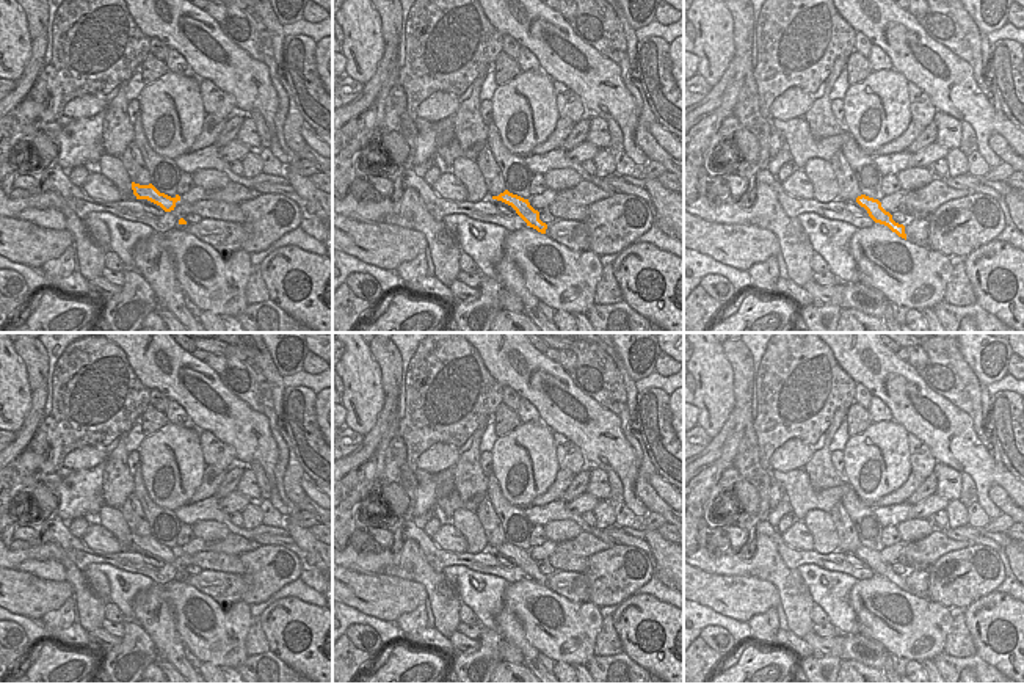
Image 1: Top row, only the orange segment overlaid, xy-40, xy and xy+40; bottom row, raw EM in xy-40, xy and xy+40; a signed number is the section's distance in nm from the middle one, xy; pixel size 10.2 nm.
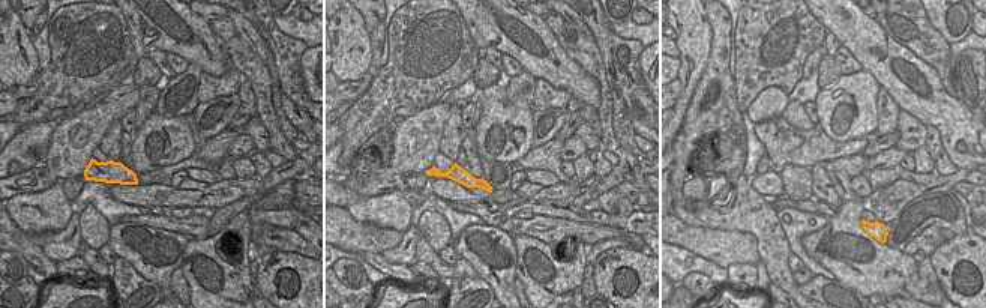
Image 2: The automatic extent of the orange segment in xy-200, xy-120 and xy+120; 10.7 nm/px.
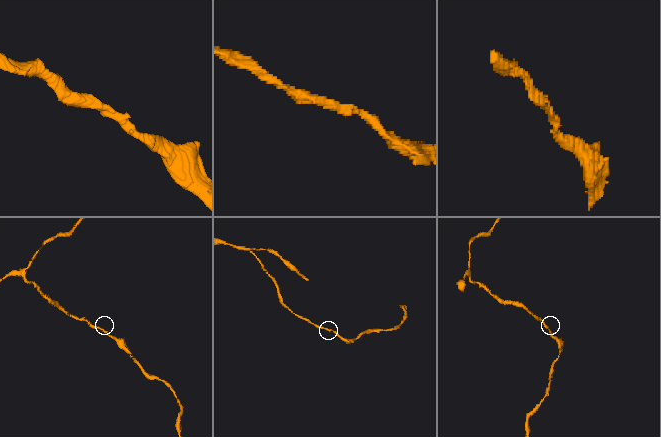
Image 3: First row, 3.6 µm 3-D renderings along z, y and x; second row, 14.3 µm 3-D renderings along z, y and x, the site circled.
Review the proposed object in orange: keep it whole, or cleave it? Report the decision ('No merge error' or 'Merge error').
No merge error

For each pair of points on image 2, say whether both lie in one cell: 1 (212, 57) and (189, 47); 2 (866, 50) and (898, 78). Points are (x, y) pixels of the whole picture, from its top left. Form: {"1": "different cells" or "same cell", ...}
{"1": "same cell", "2": "same cell"}

